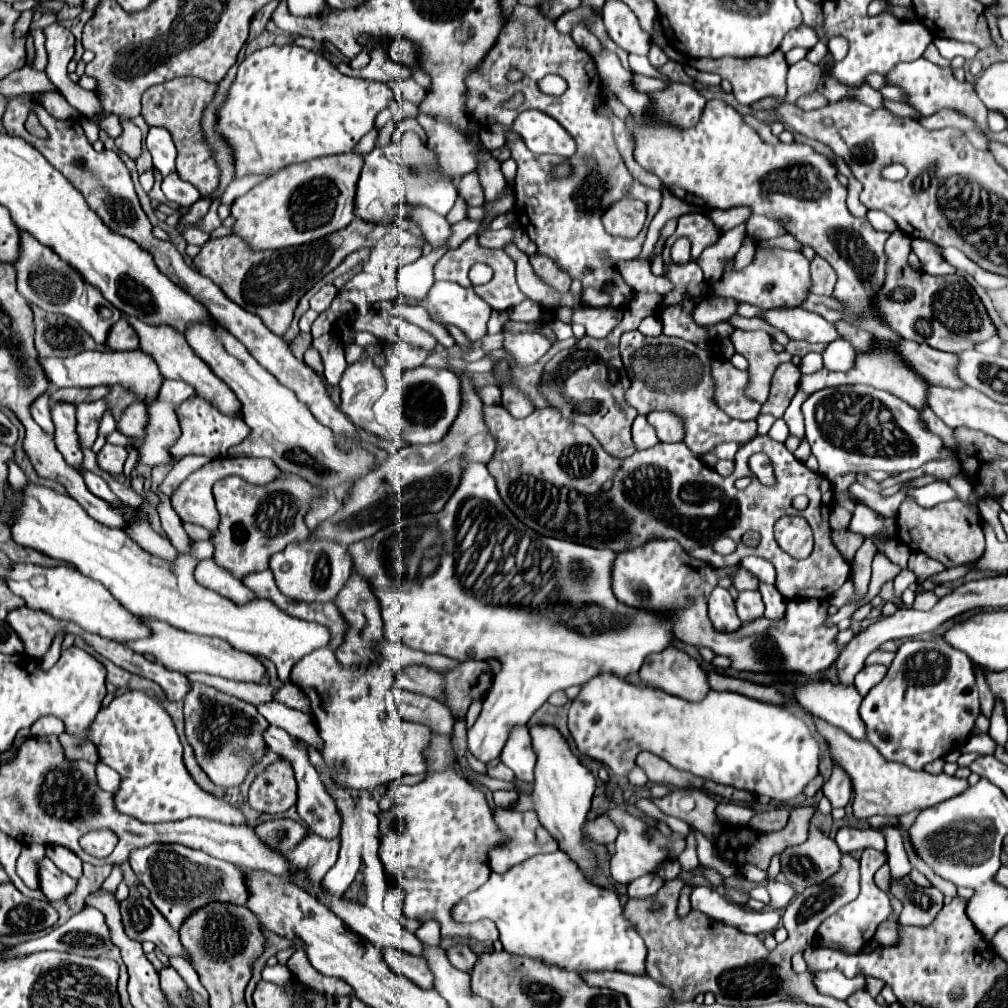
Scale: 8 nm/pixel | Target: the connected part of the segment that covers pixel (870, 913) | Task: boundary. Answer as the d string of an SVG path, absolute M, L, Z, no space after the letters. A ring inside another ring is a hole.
M865 848L863 850L863 856L861 856L861 894L857 900L853 900L851 904L839 908L835 914L831 914L827 920L821 922L821 926L817 928L817 936L825 938L825 940L833 940L833 942L839 942L845 946L847 952L855 954L865 942L869 942L877 930L877 926L881 922L885 922L891 914L893 914L893 906L887 898L887 894L877 888L873 876L875 872L887 862L887 856L885 852L879 852L879 850L873 850L873 848Z

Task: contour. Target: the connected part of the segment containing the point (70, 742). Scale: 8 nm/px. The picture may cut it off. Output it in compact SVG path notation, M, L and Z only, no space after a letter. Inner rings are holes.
M65 732L61 736L57 736L57 738L59 738L68 760L82 759L94 764L99 761L97 748L93 743L89 741L83 742L83 740L79 740L79 738L75 738Z

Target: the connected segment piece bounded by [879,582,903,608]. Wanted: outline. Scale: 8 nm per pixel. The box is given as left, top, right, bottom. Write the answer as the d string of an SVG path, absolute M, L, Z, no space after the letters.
M887 582L887 584L885 584L883 588L881 588L881 592L879 592L879 596L881 596L881 598L883 598L885 602L889 602L889 600L891 600L891 602L895 602L895 604L897 604L899 608L903 606L903 600L895 596L895 588L893 588L893 582Z

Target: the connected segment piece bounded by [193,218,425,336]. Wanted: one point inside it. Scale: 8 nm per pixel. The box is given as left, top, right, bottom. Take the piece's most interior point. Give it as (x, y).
(270, 284)

